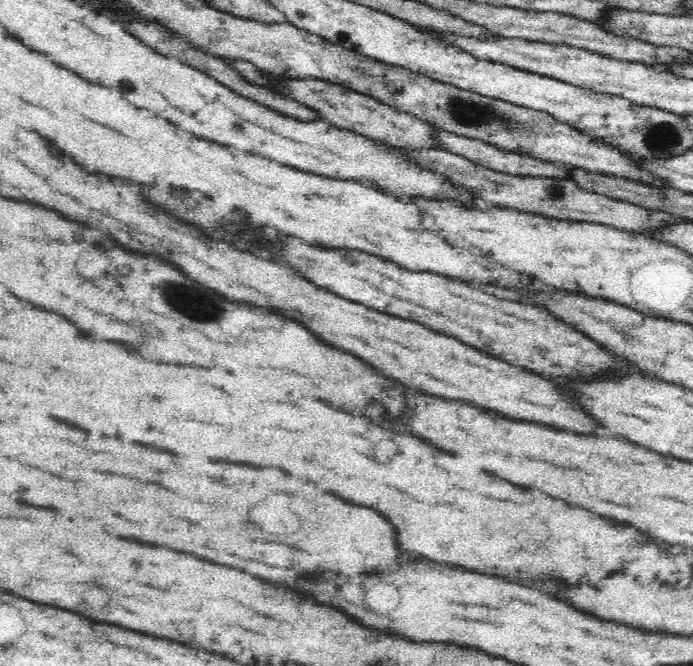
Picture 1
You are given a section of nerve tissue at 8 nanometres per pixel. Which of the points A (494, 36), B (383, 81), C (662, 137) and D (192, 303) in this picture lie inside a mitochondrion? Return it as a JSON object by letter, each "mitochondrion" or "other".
{"A":"other","B":"mitochondrion","C":"mitochondrion","D":"mitochondrion"}

